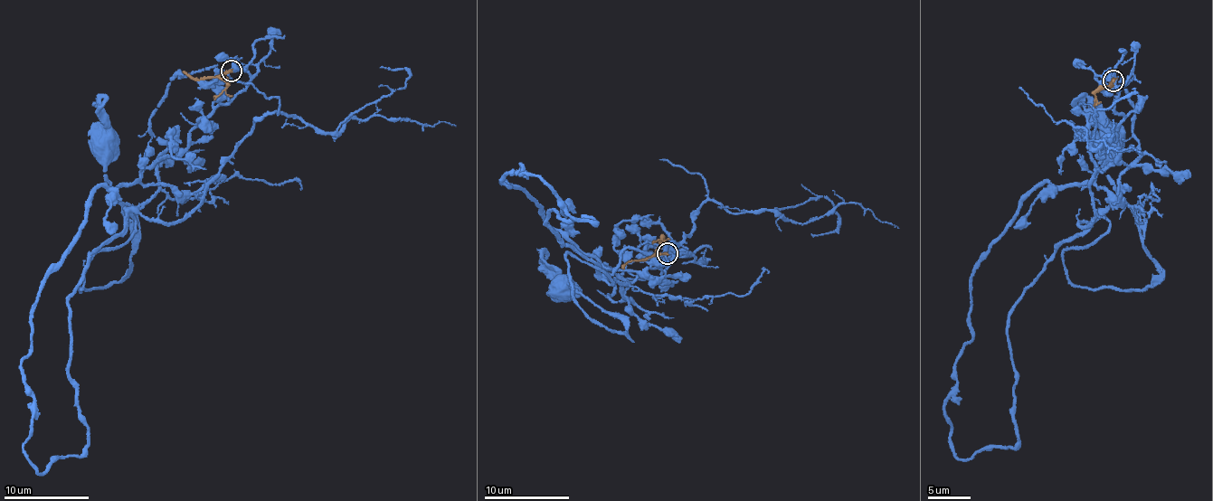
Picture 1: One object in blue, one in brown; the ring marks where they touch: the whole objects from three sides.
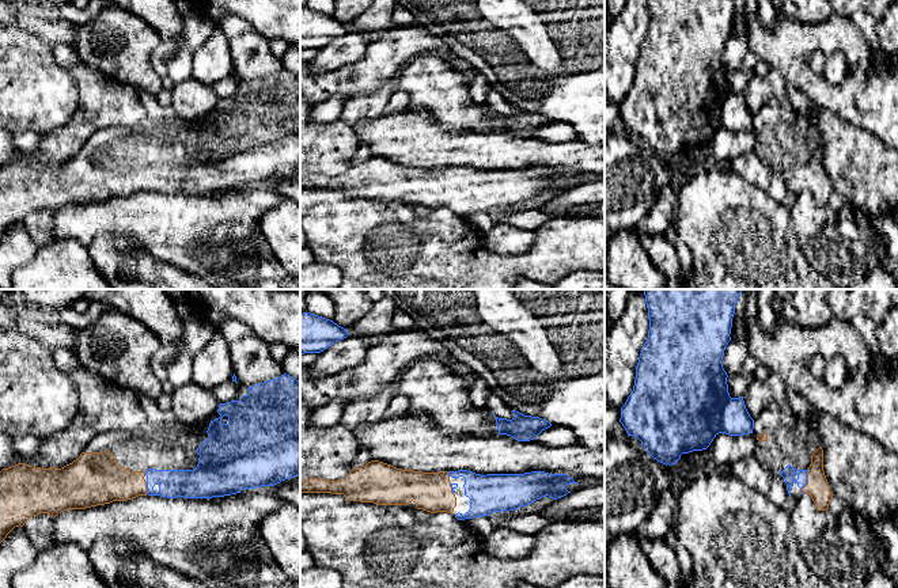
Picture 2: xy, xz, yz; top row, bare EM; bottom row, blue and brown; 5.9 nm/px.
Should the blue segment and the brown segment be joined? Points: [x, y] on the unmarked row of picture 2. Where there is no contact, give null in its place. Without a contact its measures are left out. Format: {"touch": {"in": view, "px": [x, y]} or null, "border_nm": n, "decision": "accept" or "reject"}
{"touch": {"in": "yz", "px": [806, 178]}, "border_nm": 150, "decision": "accept"}

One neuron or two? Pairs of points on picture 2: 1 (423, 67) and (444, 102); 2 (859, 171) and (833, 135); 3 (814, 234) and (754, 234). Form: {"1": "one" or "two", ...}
{"1": "one", "2": "one", "3": "two"}

